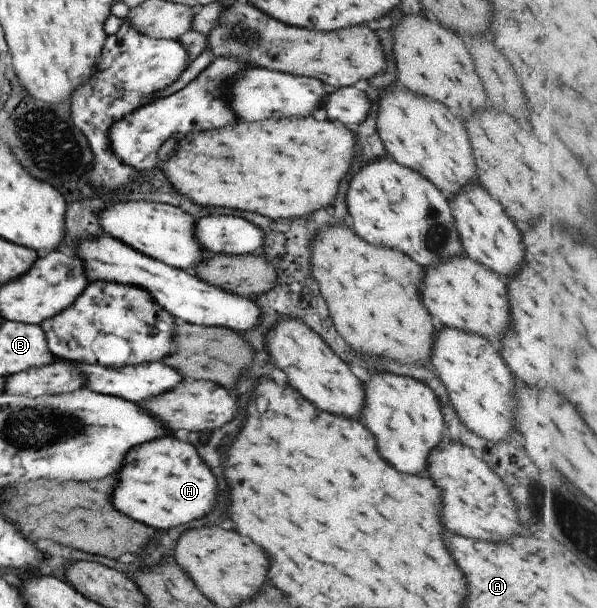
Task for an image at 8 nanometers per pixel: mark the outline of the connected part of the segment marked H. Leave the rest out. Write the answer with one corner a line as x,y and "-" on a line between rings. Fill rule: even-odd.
163,437
131,449
125,461
123,485
119,473
119,485
113,493
113,505
133,521
144,523
155,530
167,531
201,519
215,509
219,497
217,479
201,461
193,445
177,441
175,437

